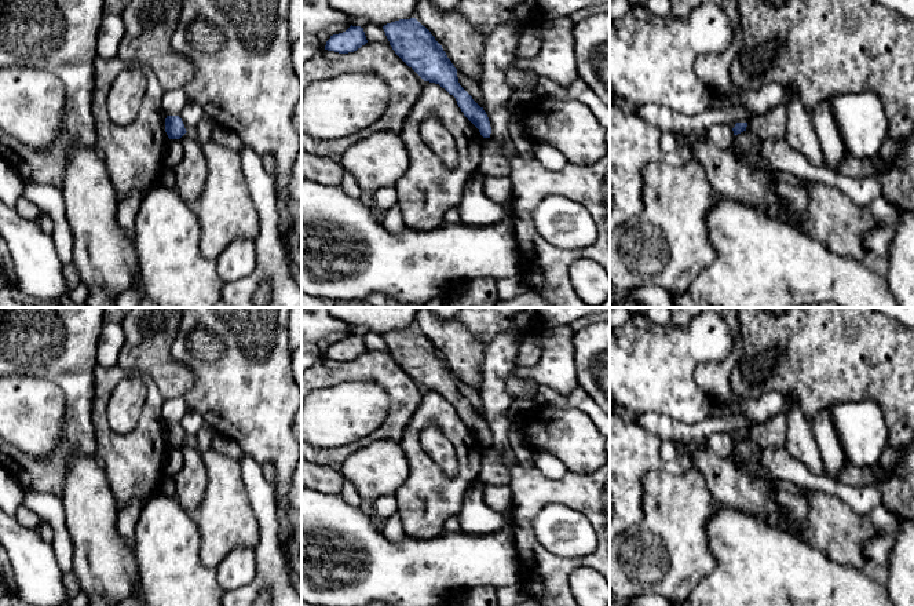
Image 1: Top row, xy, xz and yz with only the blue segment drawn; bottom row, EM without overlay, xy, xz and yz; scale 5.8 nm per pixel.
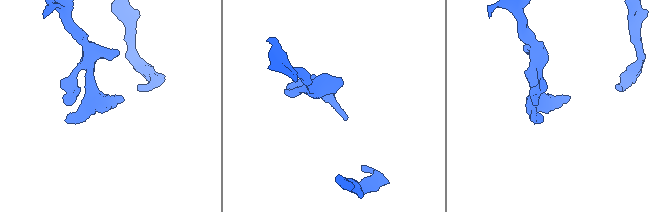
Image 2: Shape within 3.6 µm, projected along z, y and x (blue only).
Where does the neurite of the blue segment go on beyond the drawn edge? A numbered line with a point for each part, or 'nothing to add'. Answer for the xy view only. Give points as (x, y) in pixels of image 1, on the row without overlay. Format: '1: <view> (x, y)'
nothing to add

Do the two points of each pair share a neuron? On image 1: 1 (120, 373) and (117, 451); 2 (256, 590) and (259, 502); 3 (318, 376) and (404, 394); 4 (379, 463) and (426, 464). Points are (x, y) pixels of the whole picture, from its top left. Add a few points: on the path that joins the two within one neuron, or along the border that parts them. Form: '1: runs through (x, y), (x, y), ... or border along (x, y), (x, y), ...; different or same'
1: runs through (102, 391), (101, 424), (103, 431); same
2: runs through (269, 568), (269, 524); same
3: runs through (339, 372), (383, 373); same
4: border along (399, 442), (409, 475), (394, 493); different

